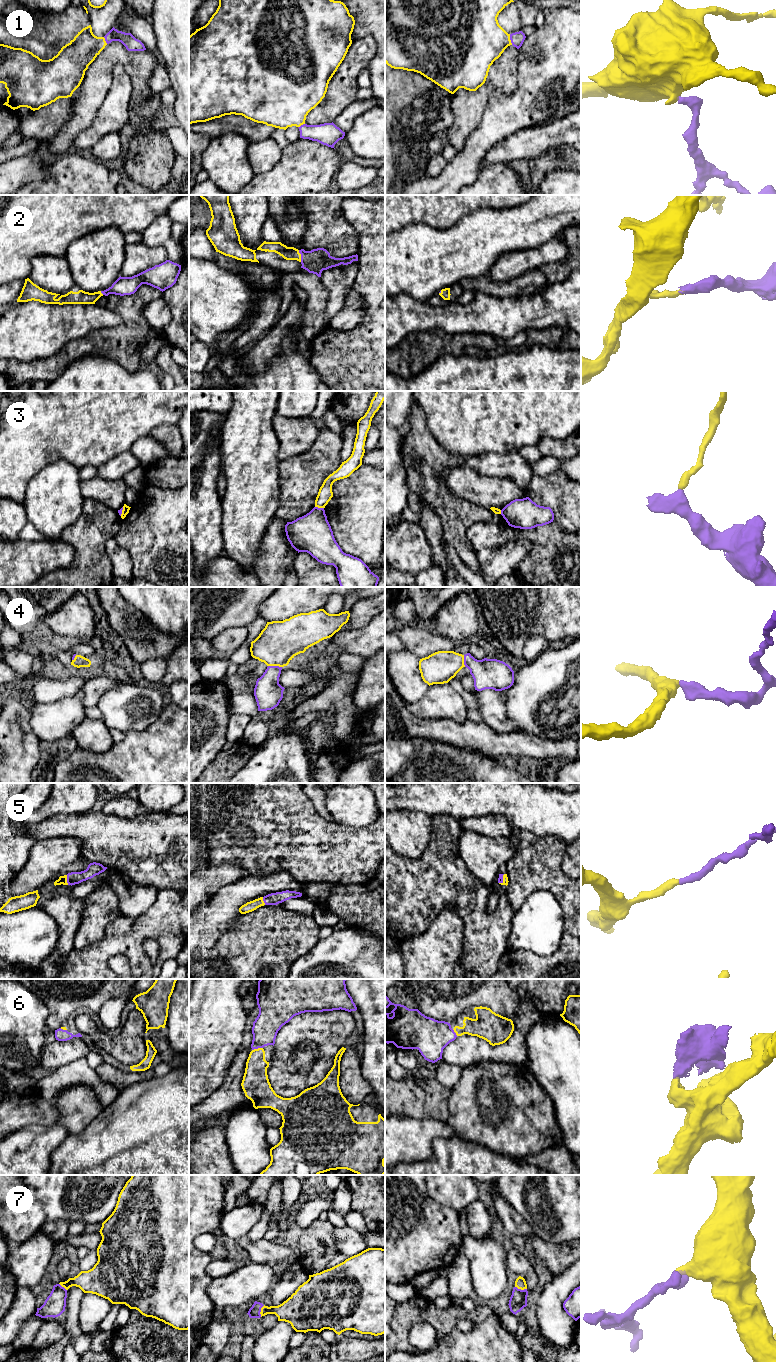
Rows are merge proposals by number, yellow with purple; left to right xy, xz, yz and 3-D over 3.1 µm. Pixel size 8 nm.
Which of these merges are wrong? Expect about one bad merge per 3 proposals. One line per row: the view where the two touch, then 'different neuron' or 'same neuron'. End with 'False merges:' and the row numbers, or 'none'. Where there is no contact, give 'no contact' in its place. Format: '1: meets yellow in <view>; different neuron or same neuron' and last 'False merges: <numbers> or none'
1: meets yellow in yz; same neuron
2: meets yellow in xz; same neuron
3: meets yellow in xz; different neuron
4: meets yellow in xz; same neuron
5: meets yellow in xy; same neuron
6: meets yellow in xz; same neuron
7: meets yellow in xz; same neuron
False merges: 3

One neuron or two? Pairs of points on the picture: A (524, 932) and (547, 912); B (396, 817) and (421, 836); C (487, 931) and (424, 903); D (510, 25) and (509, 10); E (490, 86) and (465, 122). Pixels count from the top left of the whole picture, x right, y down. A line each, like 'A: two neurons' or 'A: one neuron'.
A: one neuron
B: one neuron
C: one neuron
D: one neuron
E: one neuron

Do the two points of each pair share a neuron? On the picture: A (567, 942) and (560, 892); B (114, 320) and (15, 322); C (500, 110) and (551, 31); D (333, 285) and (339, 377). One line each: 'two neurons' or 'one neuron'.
A: two neurons
B: one neuron
C: one neuron
D: two neurons

